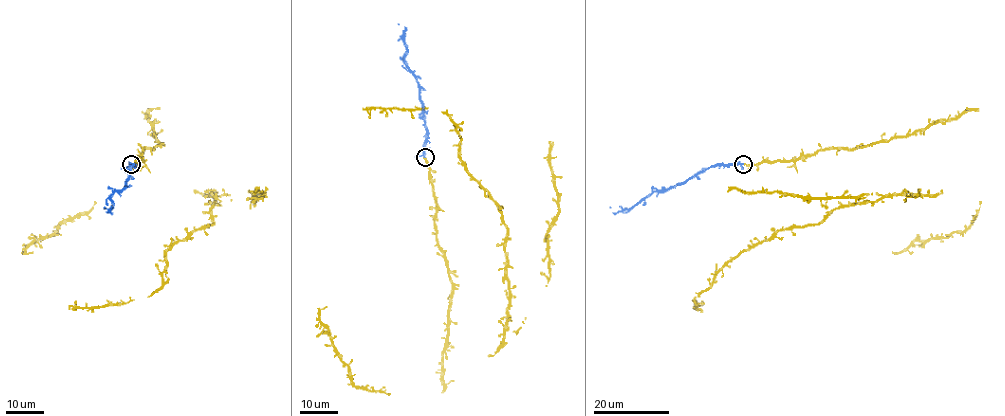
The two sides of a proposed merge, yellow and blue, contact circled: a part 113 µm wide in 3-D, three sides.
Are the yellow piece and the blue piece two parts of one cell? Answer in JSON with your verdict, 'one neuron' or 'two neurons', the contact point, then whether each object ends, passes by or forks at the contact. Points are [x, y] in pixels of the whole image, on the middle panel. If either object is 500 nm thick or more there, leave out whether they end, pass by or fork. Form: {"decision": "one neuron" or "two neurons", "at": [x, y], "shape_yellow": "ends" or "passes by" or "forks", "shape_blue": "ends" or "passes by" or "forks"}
{"decision": "one neuron", "at": [425, 157], "shape_yellow": "ends", "shape_blue": "passes by"}

